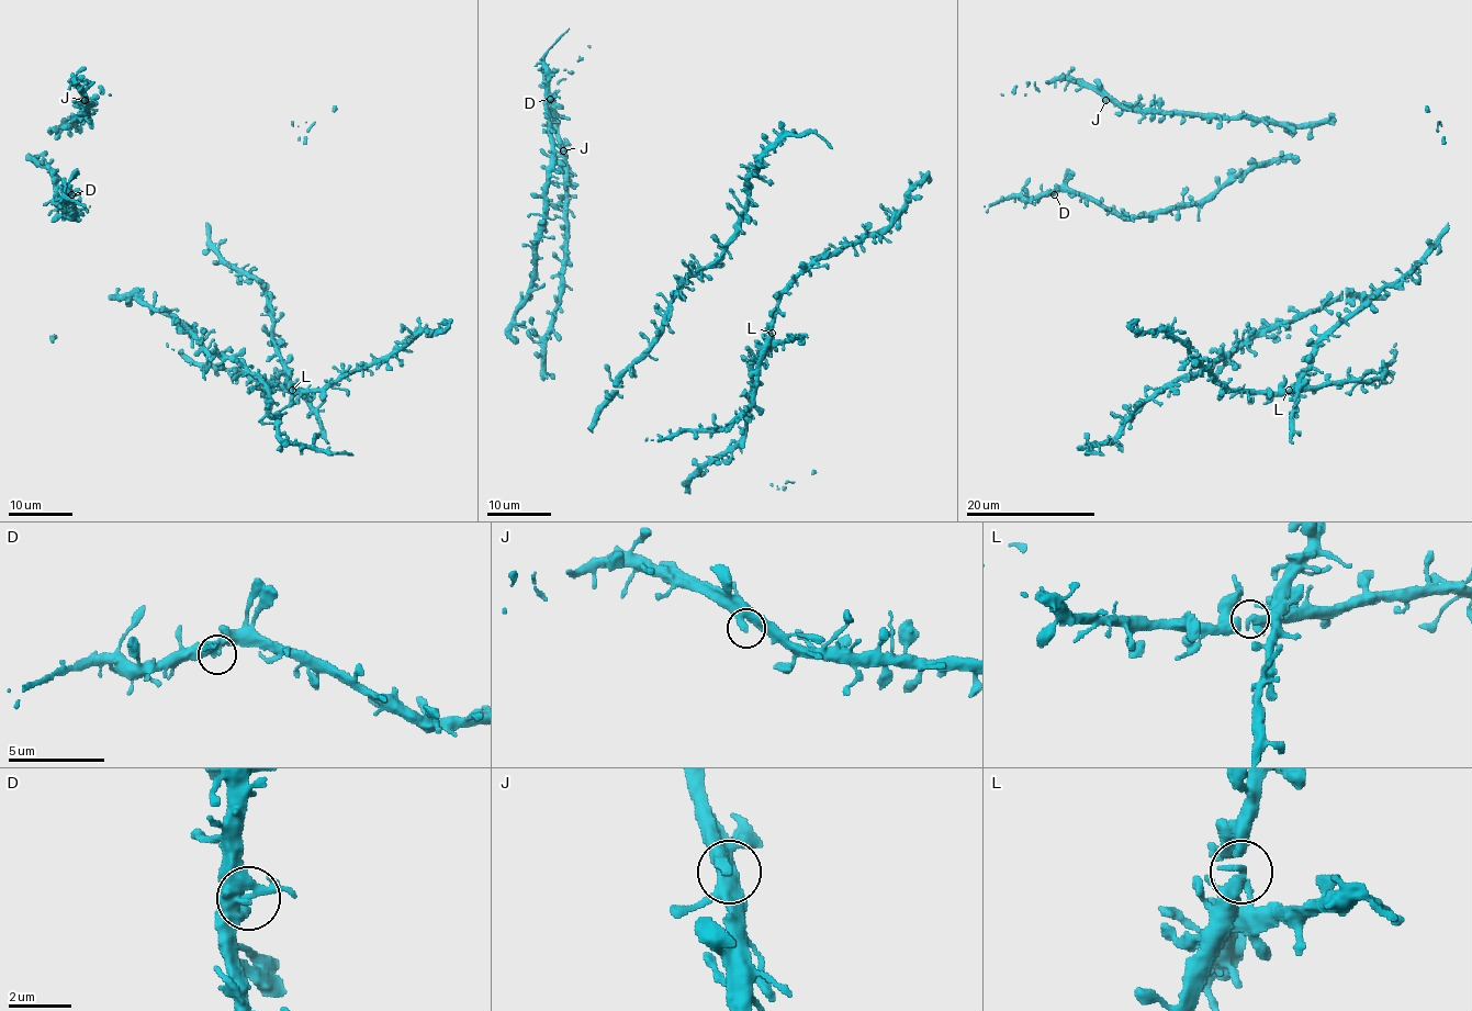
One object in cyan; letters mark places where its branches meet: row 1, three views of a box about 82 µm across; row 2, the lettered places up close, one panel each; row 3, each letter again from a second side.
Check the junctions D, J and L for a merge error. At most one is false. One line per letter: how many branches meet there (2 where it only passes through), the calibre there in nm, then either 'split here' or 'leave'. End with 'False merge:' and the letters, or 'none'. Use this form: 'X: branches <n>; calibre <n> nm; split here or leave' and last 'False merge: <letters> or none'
D: branches 3; calibre 340 nm; leave
J: branches 3; calibre 320 nm; leave
L: branches 3; calibre 280 nm; leave
False merge: none

